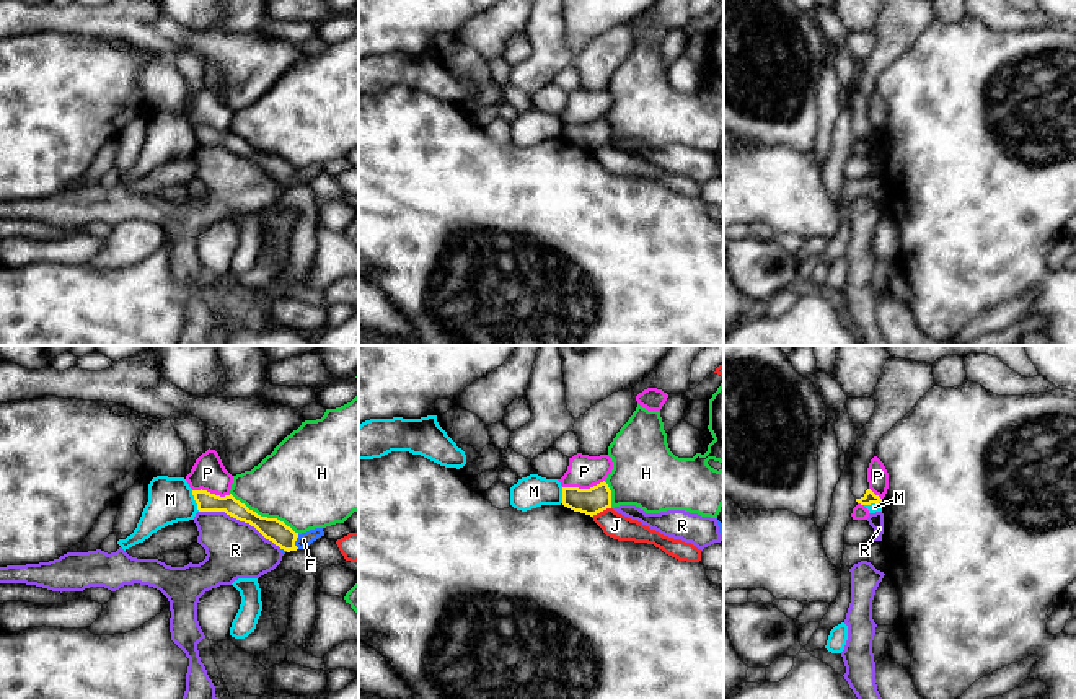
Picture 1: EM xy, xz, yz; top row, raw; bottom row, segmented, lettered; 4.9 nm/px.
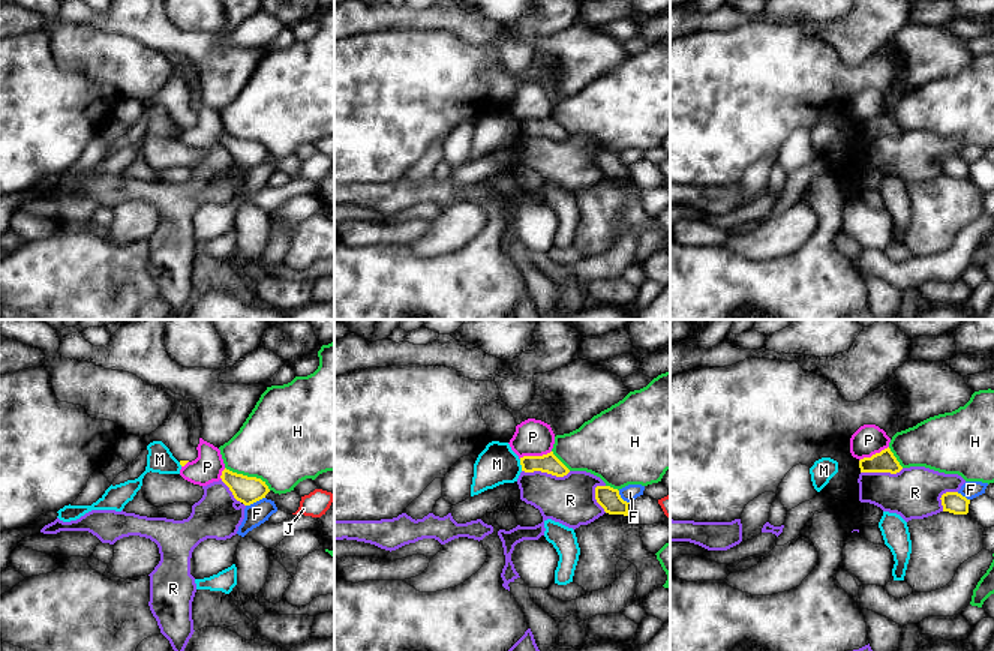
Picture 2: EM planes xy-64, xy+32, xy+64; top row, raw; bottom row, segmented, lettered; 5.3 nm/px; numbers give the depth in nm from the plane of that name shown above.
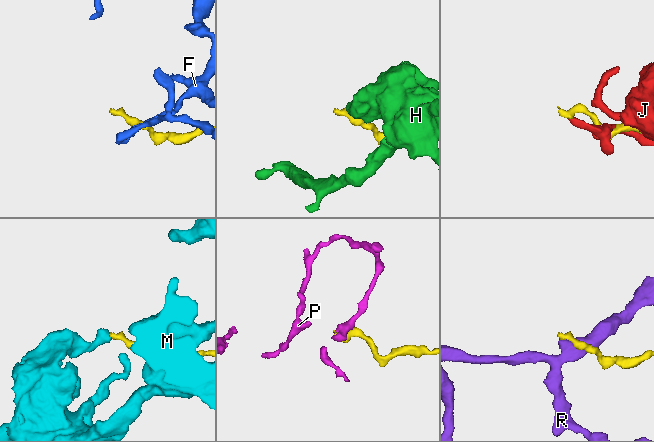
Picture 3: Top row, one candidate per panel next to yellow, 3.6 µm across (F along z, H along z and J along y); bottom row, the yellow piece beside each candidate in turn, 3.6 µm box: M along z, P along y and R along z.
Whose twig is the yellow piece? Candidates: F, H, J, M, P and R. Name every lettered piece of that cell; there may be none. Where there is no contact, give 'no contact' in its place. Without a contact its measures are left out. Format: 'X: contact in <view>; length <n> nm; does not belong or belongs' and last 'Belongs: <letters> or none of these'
F: contact in xy; length 70 nm; does not belong
H: contact in xy; length 400 nm; does not belong
J: contact in xz; length 110 nm; does not belong
M: contact in xy; length 110 nm; does not belong
P: contact in xz; length 220 nm; does not belong
R: contact in xy; length 440 nm; does not belong
Belongs: none of these

